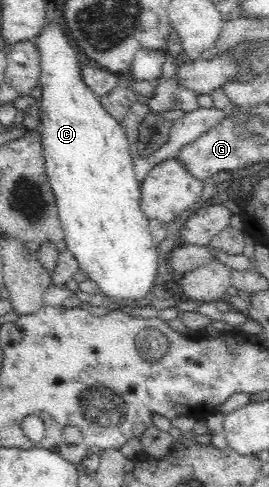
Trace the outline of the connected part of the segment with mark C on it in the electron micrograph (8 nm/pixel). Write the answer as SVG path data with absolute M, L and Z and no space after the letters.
M47 20L44 28L36 35L33 42L40 55L40 78L37 89L37 104L40 107L40 141L43 146L48 181L53 194L55 195L58 206L58 217L60 218L64 229L64 240L67 243L67 251L71 252L73 257L77 258L79 269L82 269L83 272L87 273L87 279L95 281L98 291L111 297L111 299L115 299L115 301L121 301L121 303L123 303L125 299L127 299L127 301L139 301L139 299L145 297L153 287L153 282L155 281L155 276L157 274L158 265L156 258L158 254L156 249L157 245L154 244L150 235L148 219L140 209L142 199L140 184L137 182L137 177L135 176L133 163L134 155L131 152L131 145L127 140L125 129L120 124L120 121L117 121L113 116L111 116L111 114L109 114L109 112L107 112L105 106L101 104L99 96L95 95L95 92L85 84L85 80L83 80L83 76L81 76L81 67L83 66L84 59L76 47L71 47L71 41L69 41L67 33L59 27L57 21Z

